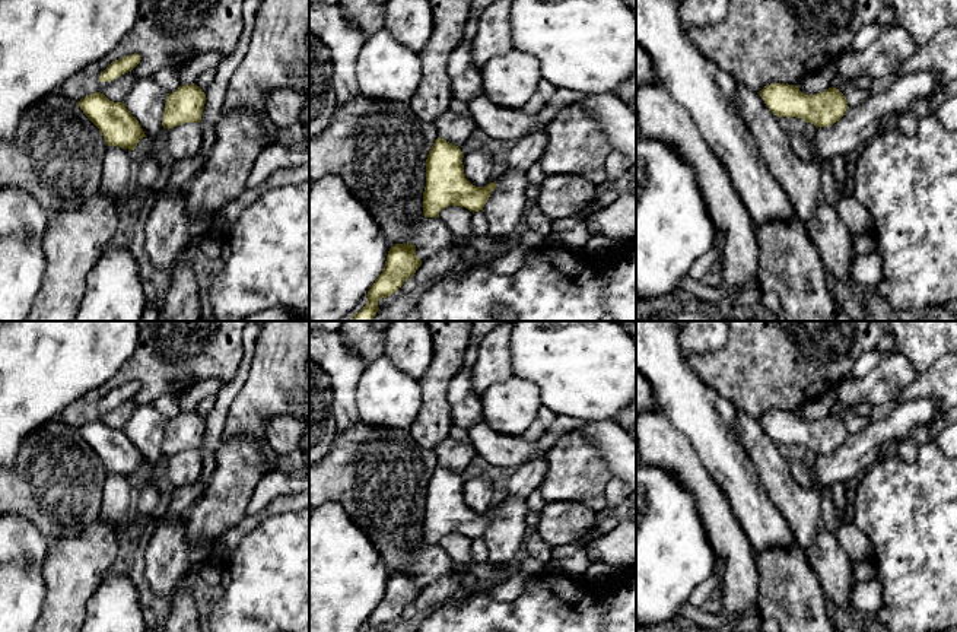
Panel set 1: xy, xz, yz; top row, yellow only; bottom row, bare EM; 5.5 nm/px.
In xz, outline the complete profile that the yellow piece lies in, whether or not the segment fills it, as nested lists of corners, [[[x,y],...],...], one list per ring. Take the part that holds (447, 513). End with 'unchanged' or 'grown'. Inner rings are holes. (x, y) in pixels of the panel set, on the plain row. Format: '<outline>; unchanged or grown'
[[[441,464],[435,467],[426,486],[425,544],[439,544],[439,539],[448,533],[461,533],[473,540],[483,537],[492,518],[496,515],[496,508],[489,509],[486,514],[473,512],[464,502],[462,485],[464,482],[458,473]]]; unchanged

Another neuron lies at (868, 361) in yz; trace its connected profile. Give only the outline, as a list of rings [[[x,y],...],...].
[[[894,346],[891,350],[888,350],[888,352],[880,352],[880,350],[875,349],[875,350],[862,353],[862,355],[858,358],[858,361],[856,361],[856,363],[855,363],[855,366],[853,366],[852,372],[851,372],[851,375],[849,375],[849,378],[861,378],[861,377],[867,375],[867,374],[868,374],[869,371],[872,371],[884,358],[888,358],[888,356],[891,356],[891,355],[894,355],[894,353],[899,353],[899,350],[897,350],[896,346]]]

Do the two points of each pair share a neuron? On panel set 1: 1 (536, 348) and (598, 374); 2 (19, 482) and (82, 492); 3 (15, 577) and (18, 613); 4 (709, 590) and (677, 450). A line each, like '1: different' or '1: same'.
1: same
2: same
3: same
4: different

